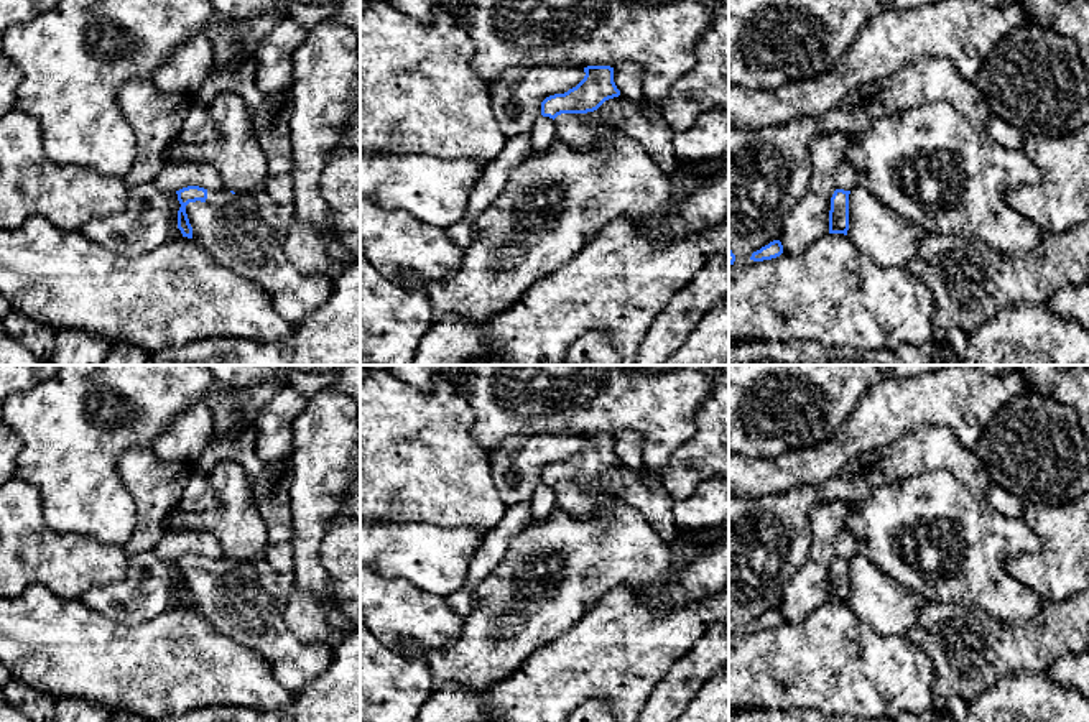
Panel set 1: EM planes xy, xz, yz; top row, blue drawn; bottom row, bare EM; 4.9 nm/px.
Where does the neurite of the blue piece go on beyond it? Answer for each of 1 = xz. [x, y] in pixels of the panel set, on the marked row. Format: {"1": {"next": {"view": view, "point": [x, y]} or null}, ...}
{"1": {"next": null}}

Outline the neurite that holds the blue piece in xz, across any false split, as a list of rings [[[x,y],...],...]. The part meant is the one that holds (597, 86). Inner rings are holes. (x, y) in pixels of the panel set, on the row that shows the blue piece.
[[[587,66],[584,79],[564,94],[554,94],[541,102],[541,115],[556,118],[561,113],[587,113],[597,110],[605,100],[619,97],[614,82],[614,67]]]

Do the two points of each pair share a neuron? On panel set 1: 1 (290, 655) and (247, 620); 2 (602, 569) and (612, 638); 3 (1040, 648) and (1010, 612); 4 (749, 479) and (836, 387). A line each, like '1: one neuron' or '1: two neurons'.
1: one neuron
2: two neurons
3: two neurons
4: two neurons

